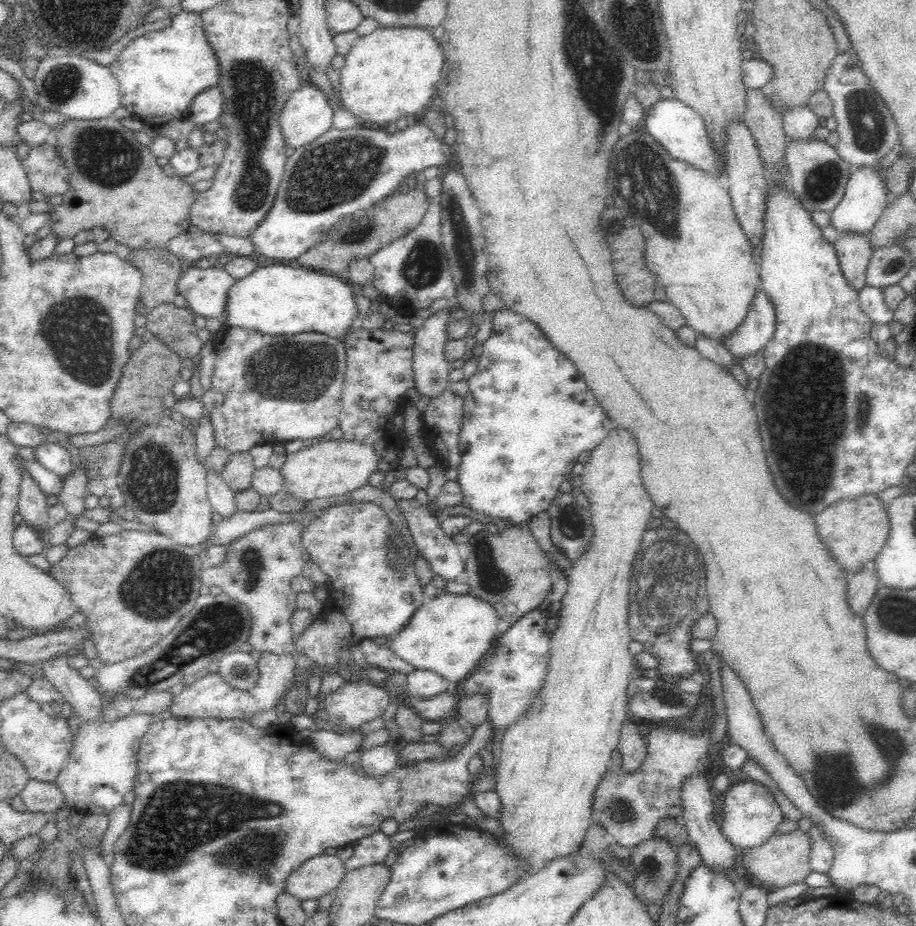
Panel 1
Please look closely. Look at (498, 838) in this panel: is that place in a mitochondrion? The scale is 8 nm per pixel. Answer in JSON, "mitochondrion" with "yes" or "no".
{"mitochondrion":"no"}

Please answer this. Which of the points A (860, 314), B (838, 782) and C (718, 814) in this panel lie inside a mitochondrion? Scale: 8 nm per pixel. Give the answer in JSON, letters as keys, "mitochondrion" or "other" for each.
{"A":"other","B":"mitochondrion","C":"other"}

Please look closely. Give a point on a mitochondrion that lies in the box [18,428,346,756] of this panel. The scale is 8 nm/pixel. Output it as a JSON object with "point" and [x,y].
{"point":[217,626]}

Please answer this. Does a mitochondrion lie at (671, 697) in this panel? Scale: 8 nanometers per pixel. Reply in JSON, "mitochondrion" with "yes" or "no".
{"mitochondrion":"yes"}

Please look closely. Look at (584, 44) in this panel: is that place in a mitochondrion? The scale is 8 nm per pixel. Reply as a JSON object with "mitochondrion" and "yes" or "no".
{"mitochondrion":"yes"}

